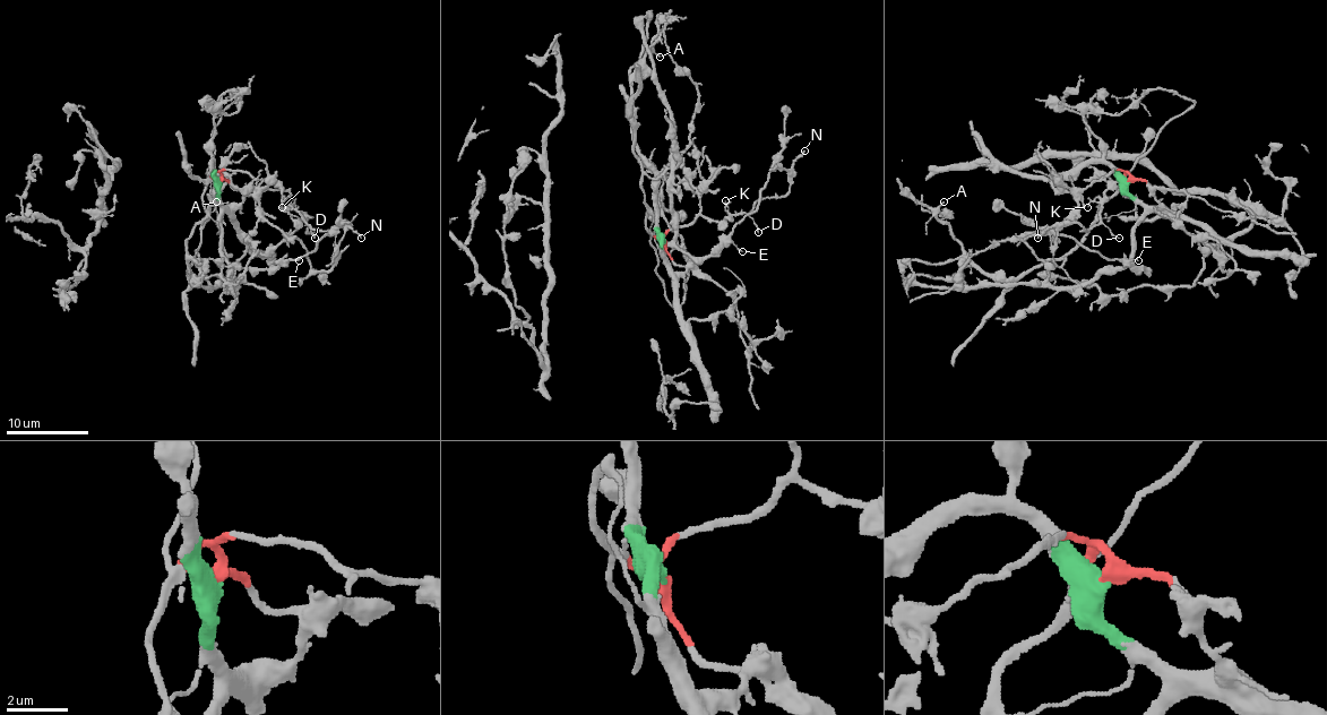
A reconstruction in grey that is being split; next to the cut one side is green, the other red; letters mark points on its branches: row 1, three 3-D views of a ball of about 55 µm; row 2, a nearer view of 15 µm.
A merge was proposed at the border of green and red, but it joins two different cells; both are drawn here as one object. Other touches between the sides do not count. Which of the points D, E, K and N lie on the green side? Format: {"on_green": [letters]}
{"on_green": ["E"]}

